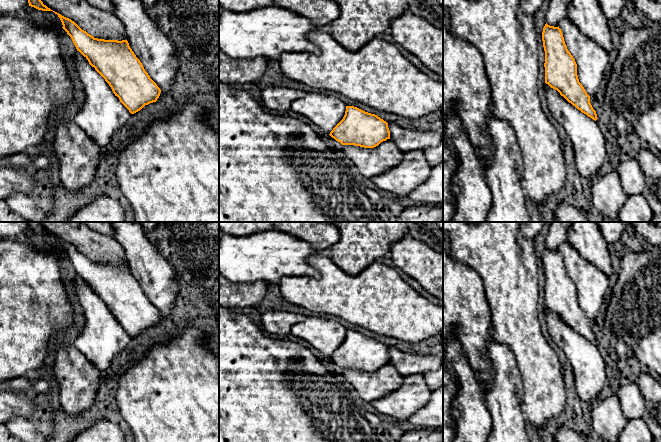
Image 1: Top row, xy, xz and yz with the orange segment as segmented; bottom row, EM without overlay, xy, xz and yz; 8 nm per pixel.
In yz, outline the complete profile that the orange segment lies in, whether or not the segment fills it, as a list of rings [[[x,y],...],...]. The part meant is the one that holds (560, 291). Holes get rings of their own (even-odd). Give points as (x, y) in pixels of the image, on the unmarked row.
[[[545,248],[542,256],[542,265],[545,275],[545,307],[557,314],[569,327],[593,344],[597,344],[596,335],[590,327],[590,320],[579,306],[577,288],[568,275],[561,253]]]

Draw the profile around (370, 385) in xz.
[[[387,363],[374,372],[343,369],[341,379],[351,384],[360,398],[371,403],[398,389],[404,376],[391,363]]]

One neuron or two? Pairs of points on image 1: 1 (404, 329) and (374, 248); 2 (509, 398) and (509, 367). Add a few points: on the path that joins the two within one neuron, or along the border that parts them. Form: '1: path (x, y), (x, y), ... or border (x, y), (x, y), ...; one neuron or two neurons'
1: border (377, 260), (366, 266), (358, 274); two neurons
2: path (509, 390), (509, 375); one neuron

